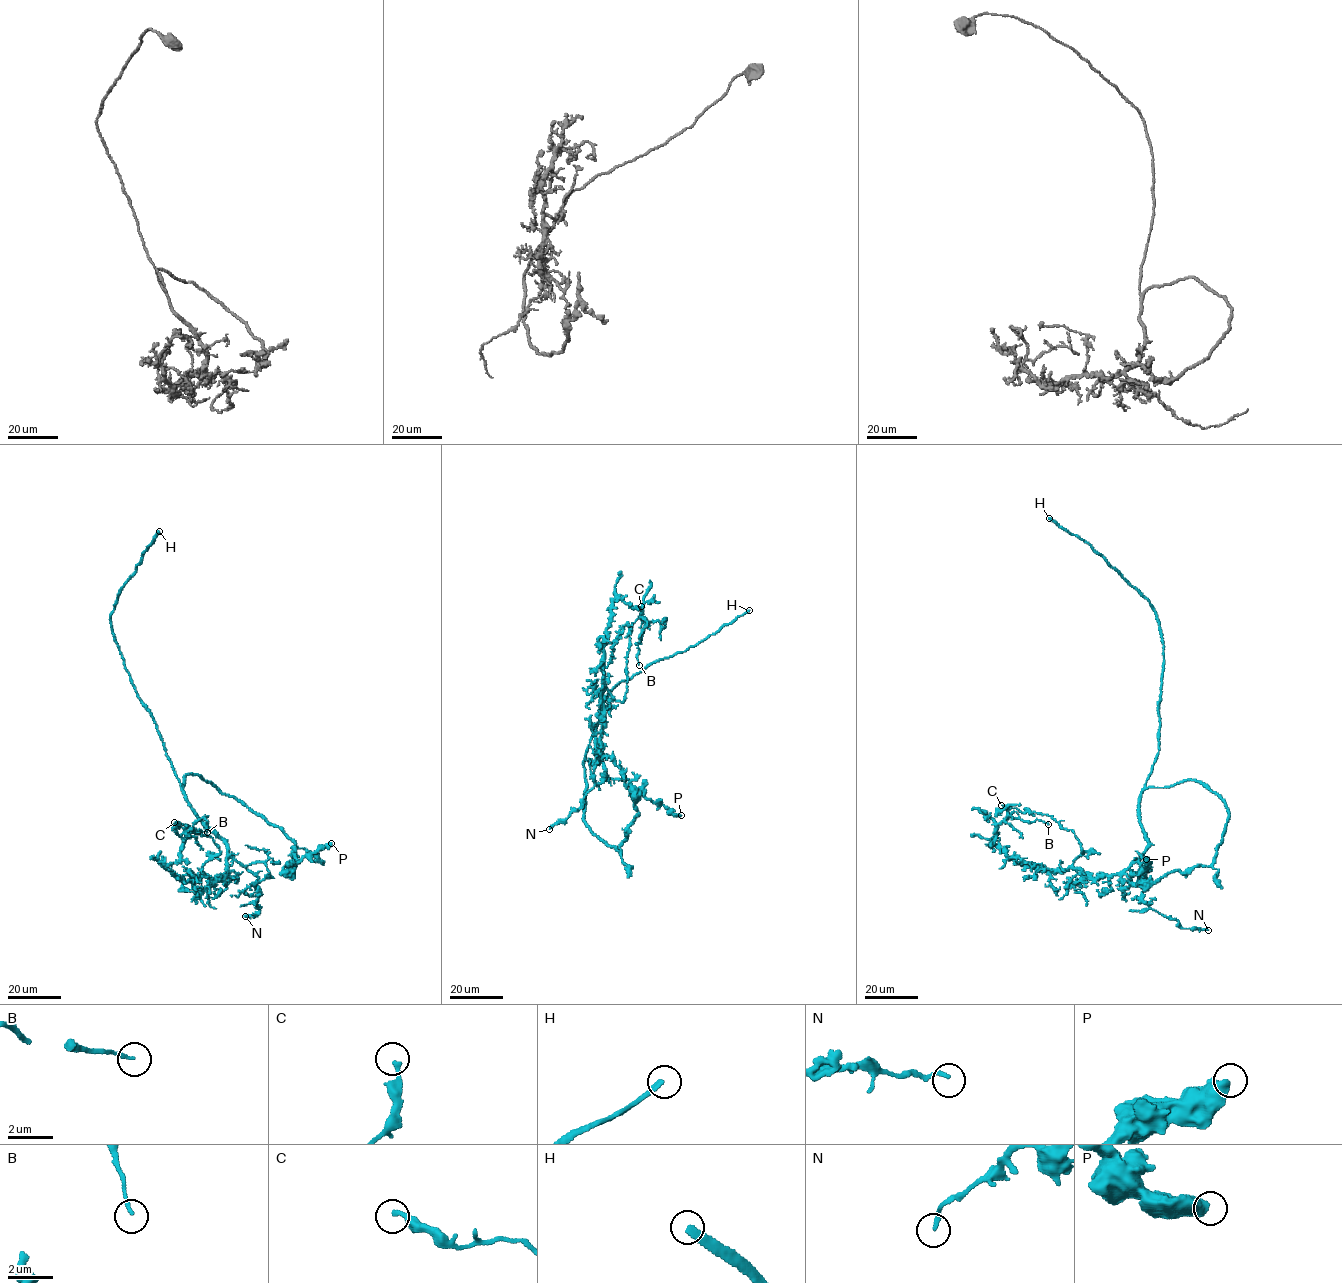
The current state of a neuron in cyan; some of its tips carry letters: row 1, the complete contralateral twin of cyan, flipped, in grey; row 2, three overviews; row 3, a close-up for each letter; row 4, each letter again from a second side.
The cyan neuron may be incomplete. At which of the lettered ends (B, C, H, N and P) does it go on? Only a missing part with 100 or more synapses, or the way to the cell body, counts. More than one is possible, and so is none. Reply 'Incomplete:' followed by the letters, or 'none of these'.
Incomplete: H

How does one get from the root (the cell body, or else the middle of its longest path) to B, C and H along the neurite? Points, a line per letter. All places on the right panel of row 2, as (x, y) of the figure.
B: (1140, 798), (1147, 847), (1114, 874), (1044, 871), (991, 846), (1008, 817), (1048, 824)
C: (1140, 798), (1146, 849), (1126, 869), (1098, 878), (1073, 867), (1083, 852), (1071, 830), (1051, 816), (1001, 805)
H: (1140, 798), (1158, 747), (1158, 708), (1163, 649), (1155, 611), (1148, 599), (1091, 546), (1049, 518)

